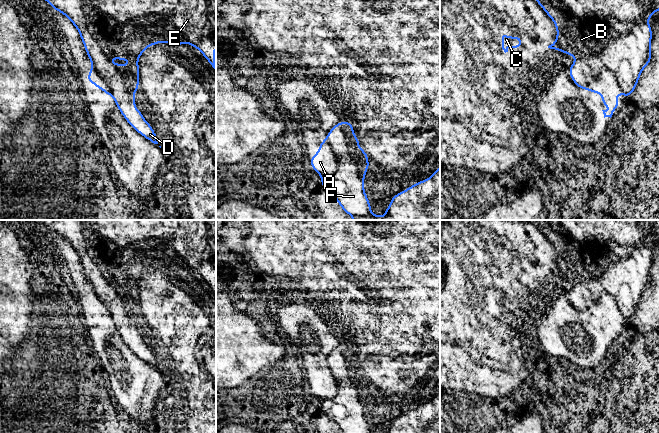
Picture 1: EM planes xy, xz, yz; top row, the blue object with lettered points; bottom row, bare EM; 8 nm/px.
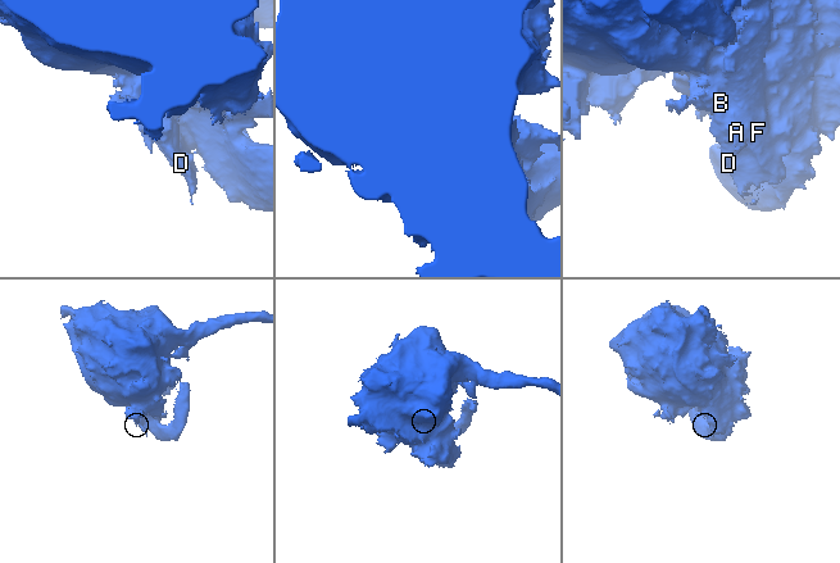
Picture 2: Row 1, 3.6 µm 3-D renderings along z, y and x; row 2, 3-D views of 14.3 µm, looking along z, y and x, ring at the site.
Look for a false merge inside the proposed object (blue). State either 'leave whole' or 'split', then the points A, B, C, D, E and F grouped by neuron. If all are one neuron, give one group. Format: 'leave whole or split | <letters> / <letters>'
split | A / B C D E F

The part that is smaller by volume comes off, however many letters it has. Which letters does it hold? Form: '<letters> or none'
A

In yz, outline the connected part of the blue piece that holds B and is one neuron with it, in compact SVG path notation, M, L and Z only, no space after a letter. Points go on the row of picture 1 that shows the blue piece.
M535 0L555 23L556 40L548 46L577 59L569 75L578 88L585 89L601 77L615 77L626 98L635 90L640 75L652 59L652 28L648 23L659 10L659 0Z

